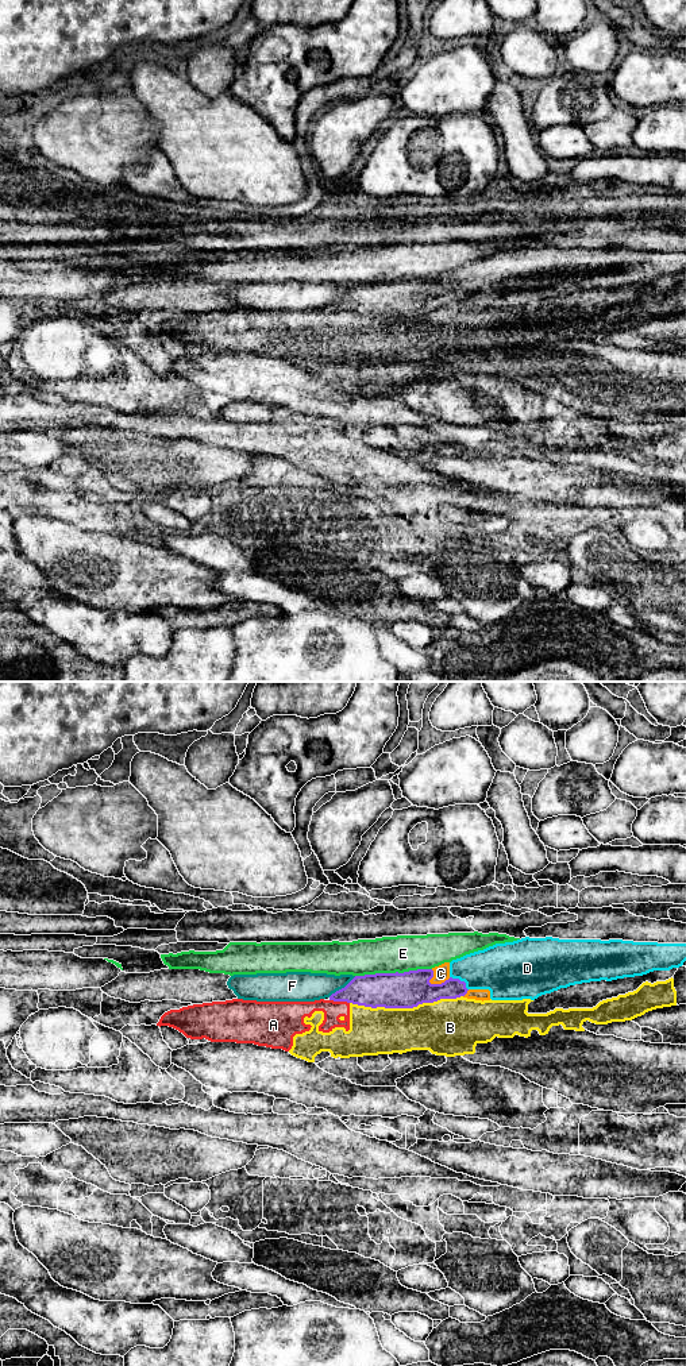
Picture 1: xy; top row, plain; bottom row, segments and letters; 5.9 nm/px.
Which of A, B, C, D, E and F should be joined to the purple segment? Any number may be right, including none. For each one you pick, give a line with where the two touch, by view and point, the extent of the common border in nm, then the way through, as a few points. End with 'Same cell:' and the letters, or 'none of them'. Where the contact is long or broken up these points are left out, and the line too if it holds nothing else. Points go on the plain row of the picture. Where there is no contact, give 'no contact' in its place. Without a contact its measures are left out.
Same cell: none of them

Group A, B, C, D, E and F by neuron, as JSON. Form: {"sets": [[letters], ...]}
{"sets": [["A", "B"], ["C", "D"], ["E"], ["F"]]}

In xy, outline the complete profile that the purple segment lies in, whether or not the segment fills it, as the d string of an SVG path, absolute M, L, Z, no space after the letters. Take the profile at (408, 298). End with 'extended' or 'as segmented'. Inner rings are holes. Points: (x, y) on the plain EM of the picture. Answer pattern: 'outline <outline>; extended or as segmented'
outline M432 278L355 285L344 297L332 302L329 309L371 317L413 317L440 308L456 308L469 300L459 288L450 286L442 293L431 293L432 286Z; as segmented

